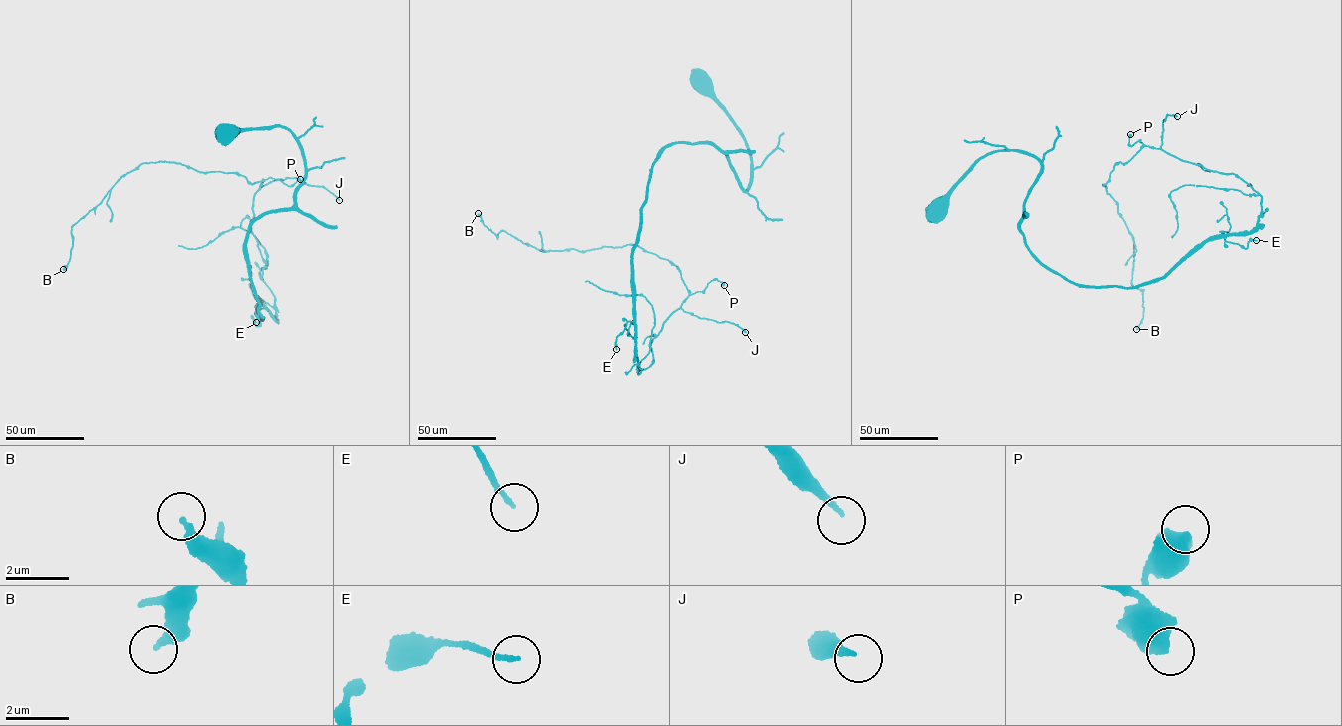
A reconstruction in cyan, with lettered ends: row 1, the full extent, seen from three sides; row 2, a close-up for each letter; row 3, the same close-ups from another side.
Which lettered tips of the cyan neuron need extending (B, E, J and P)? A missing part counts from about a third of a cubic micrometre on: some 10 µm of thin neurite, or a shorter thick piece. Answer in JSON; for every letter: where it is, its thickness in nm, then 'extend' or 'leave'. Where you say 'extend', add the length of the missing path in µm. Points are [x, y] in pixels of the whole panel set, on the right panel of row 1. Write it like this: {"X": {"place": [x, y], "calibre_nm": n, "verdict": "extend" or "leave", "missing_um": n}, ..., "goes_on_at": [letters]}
{"B": {"place": [1136, 329], "calibre_nm": 340, "verdict": "leave"}, "E": {"place": [1256, 240], "calibre_nm": 120, "verdict": "leave"}, "J": {"place": [1177, 116], "calibre_nm": 140, "verdict": "leave"}, "P": {"place": [1130, 134], "calibre_nm": 650, "verdict": "leave"}, "goes_on_at": []}

